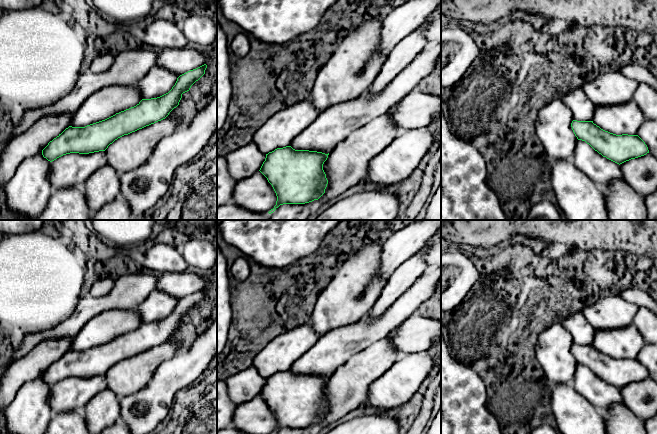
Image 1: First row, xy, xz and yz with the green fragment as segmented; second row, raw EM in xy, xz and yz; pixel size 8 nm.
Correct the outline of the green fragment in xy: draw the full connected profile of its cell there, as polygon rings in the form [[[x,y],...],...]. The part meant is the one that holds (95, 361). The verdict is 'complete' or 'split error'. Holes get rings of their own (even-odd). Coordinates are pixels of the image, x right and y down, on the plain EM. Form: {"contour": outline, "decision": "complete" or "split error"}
{"contour": [[[204,288],[180,299],[172,313],[160,321],[142,323],[134,331],[85,351],[69,350],[42,374],[43,381],[52,386],[70,377],[105,375],[118,362],[165,343],[206,292]]], "decision": "complete"}

